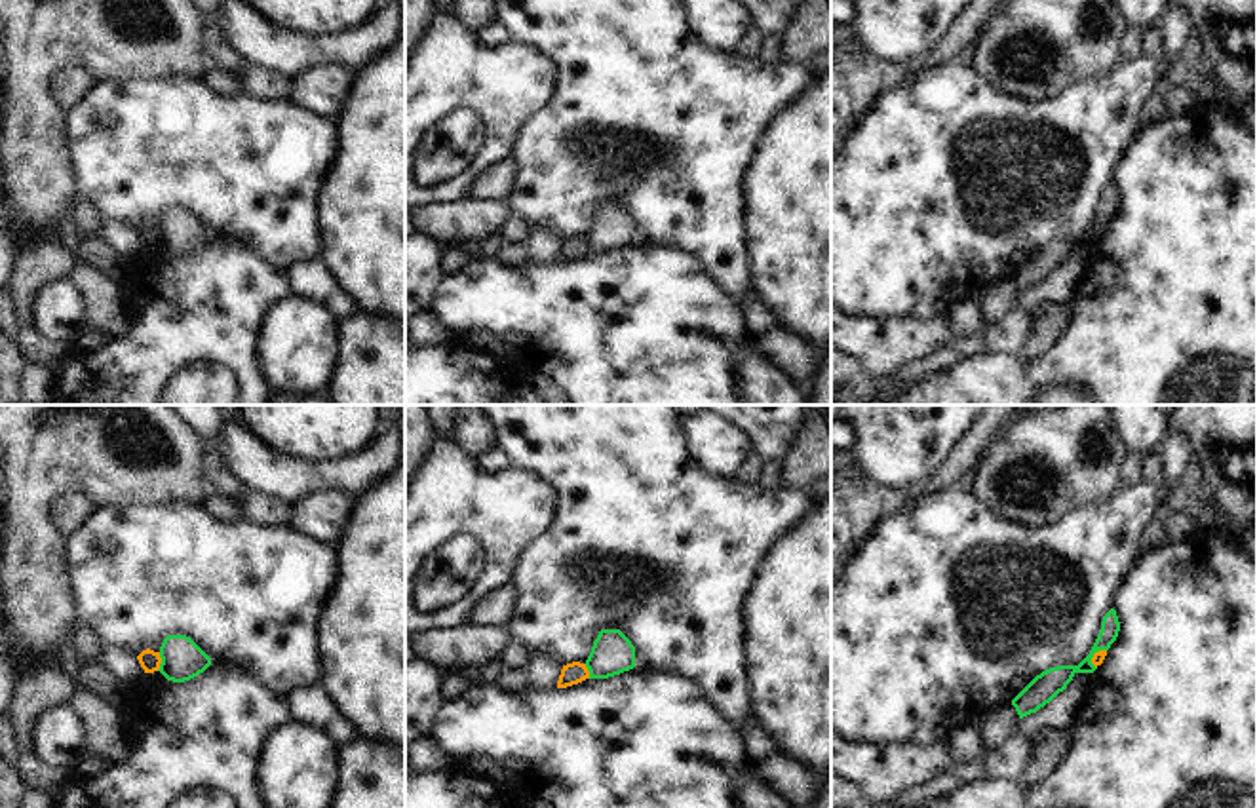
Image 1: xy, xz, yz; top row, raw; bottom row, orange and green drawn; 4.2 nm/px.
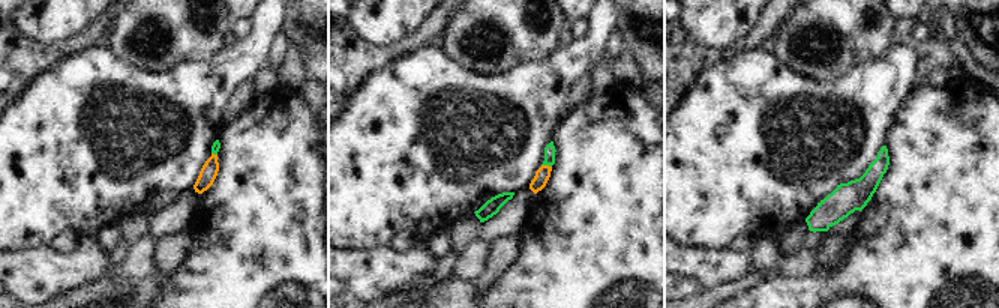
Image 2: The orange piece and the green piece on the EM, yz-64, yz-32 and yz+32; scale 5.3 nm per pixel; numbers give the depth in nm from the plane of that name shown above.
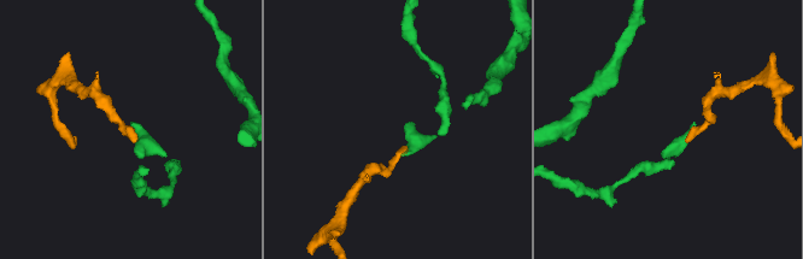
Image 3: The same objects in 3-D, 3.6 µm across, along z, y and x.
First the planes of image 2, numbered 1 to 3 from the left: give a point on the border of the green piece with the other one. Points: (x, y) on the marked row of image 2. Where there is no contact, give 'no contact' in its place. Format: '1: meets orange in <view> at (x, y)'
1: meets orange in yz-64 at (215, 155)
2: meets orange in yz-32 at (546, 166)
3: no contact

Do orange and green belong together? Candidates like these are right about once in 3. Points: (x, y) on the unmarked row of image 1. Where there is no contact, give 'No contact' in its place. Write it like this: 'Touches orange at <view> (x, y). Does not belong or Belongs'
Touches orange at xy (160, 236). Does not belong

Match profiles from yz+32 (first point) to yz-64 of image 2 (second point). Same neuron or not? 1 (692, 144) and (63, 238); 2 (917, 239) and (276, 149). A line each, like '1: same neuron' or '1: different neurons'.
1: different neurons
2: same neuron

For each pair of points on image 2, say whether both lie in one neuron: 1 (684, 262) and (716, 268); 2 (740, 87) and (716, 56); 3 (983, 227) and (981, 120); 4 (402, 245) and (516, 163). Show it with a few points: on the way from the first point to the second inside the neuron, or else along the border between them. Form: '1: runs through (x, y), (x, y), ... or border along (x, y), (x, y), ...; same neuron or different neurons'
1: runs through (692, 262), (708, 266); same neuron
2: border along (722, 59), (707, 66), (692, 83); different neurons
3: runs through (983, 200), (978, 190), (978, 147); same neuron
4: border along (399, 233), (390, 242); different neurons

